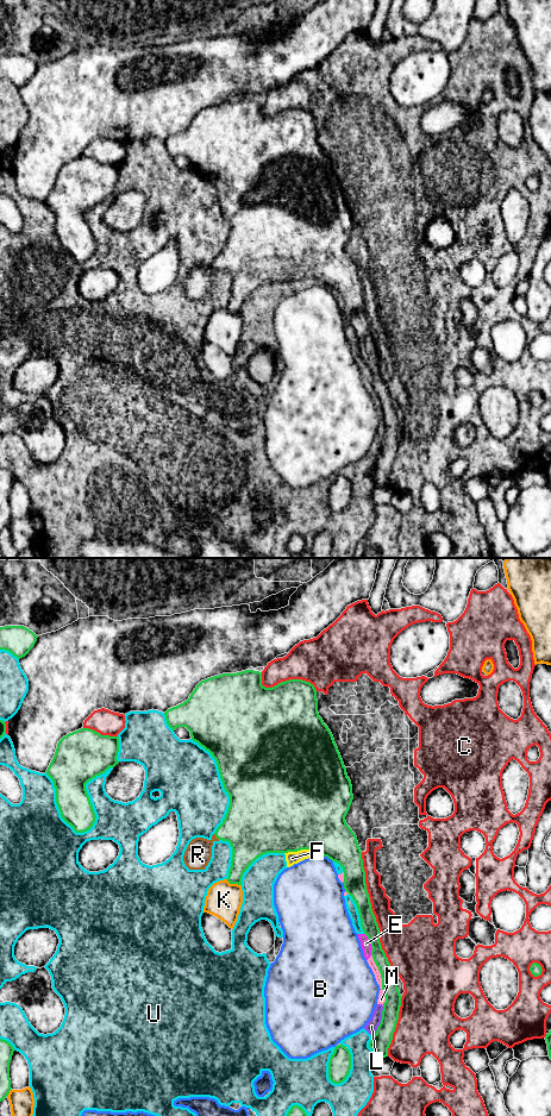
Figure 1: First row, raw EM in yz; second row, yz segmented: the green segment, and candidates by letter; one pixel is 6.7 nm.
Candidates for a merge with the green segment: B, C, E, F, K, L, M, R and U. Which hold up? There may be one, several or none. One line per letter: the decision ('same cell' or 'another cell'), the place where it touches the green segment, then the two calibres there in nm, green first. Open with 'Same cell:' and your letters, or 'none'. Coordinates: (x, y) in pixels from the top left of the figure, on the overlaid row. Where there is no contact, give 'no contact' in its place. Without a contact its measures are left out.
Same cell: R
B: another cell | yz (324, 856) | 400/400 nm
C: another cell | yz (371, 911) | 150/200 nm
E: another cell | yz (370, 942) | 110/70 nm
F: another cell | yz (298, 850) | 500/90 nm
K: another cell | yz (233, 883) | 190/240 nm
L: another cell | yz (381, 1021) | 130/80 nm
M: another cell | yz (382, 979) | 110/50 nm
R: same cell | yz (217, 836) | 380/180 nm
U: another cell | yz (89, 800) | 300/260 nm

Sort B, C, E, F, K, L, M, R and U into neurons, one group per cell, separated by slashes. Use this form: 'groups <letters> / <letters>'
groups B / C / E F L M U / K / R

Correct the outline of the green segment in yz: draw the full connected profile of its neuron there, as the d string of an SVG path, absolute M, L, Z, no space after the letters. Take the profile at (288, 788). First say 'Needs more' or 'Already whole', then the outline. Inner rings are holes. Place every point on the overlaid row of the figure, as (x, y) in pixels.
Needs more. M245 670L237 673L223 673L201 681L189 698L168 709L168 726L175 731L186 727L192 740L208 751L215 759L225 791L230 796L230 805L223 823L217 828L211 840L193 839L183 855L189 870L205 870L212 857L214 841L227 841L232 847L232 860L227 882L242 885L242 878L249 866L267 853L288 853L311 849L338 863L344 871L344 889L355 901L361 926L370 940L372 959L382 978L382 990L386 997L381 1023L369 1042L375 1058L388 1057L388 1048L399 1020L401 1007L400 991L393 974L393 968L380 942L380 928L371 909L365 884L362 851L357 836L347 826L345 816L353 800L351 780L334 742L333 735L318 713L317 690L313 684L302 679L289 679L273 688L262 685L262 672Z

